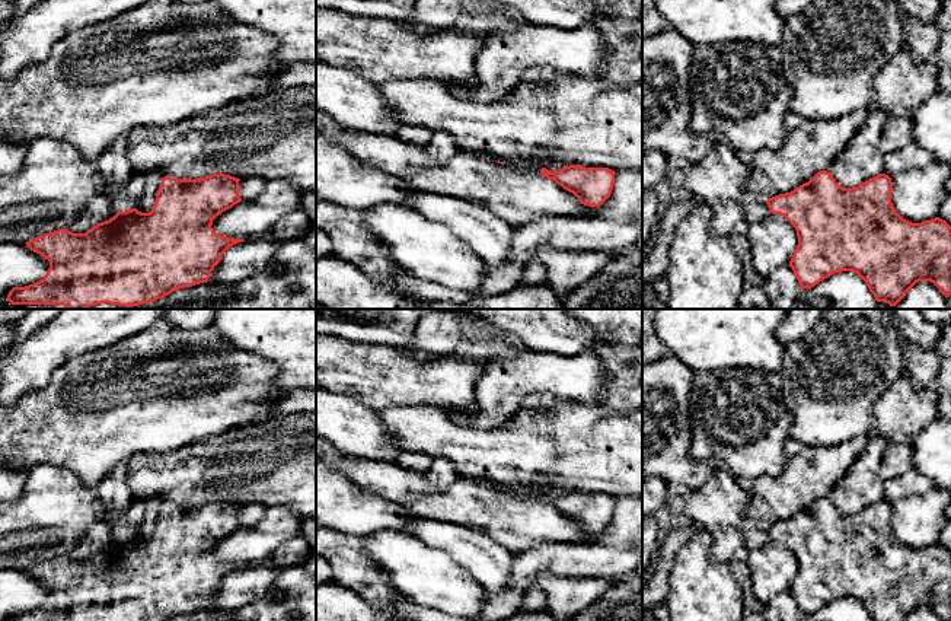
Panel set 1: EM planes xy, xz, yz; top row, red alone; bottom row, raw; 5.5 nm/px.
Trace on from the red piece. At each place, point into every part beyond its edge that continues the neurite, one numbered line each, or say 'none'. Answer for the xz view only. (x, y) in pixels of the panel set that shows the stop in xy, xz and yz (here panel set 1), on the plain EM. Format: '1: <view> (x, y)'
none

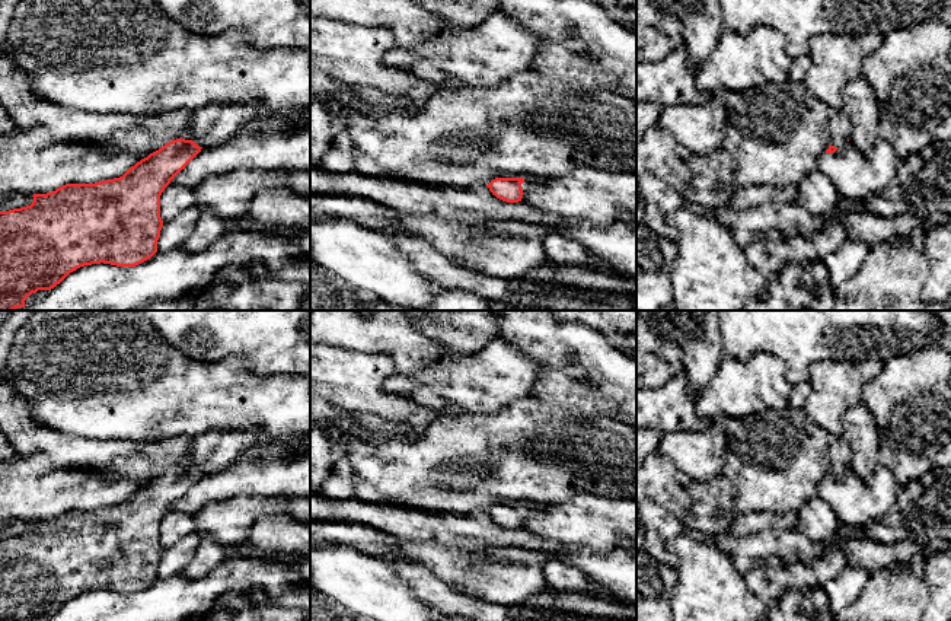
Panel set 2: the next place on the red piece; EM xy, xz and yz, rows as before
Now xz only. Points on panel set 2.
1: xz (535, 509)

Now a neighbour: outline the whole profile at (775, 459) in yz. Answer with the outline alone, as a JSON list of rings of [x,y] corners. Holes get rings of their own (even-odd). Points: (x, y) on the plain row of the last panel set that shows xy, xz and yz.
[[[802,408],[765,410],[747,417],[722,417],[725,430],[724,477],[733,487],[733,501],[740,515],[772,510],[776,513],[797,513],[807,501],[817,496],[817,487],[832,472],[827,455],[829,433],[814,424]]]

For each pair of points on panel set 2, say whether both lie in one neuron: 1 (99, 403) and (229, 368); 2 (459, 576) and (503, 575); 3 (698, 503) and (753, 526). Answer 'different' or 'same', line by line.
1: same
2: same
3: different

